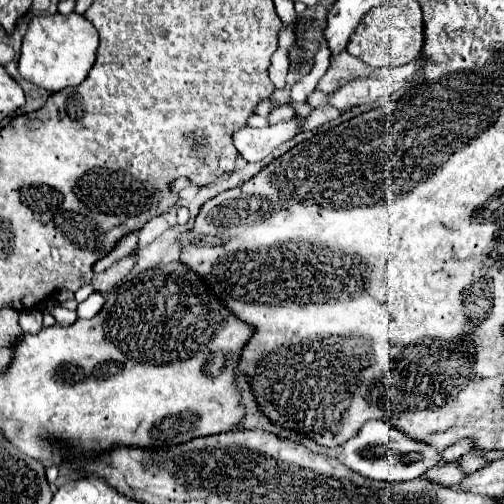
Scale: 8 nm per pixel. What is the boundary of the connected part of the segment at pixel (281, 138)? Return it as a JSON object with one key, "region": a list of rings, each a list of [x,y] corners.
{"region":[[[295,116],[289,122],[279,122],[267,128],[241,128],[233,134],[233,142],[245,162],[259,162],[269,156],[275,148],[295,138],[301,132],[303,118]]]}

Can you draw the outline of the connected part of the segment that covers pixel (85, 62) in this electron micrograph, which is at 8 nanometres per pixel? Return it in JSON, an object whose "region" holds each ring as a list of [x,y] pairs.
{"region":[[[59,12],[49,16],[33,16],[21,46],[19,74],[25,80],[49,92],[59,92],[69,86],[79,86],[87,78],[95,62],[97,44],[99,44],[99,34],[95,26],[77,12],[69,16],[63,16]]]}

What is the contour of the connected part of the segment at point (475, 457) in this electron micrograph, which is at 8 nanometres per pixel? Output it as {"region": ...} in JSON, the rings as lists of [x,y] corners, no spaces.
{"region":[[[470,452],[460,459],[460,466],[463,472],[471,474],[487,465],[484,454],[481,452]]]}

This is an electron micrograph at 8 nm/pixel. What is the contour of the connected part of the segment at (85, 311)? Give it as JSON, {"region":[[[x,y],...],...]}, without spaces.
{"region":[[[91,294],[85,302],[81,302],[77,306],[77,314],[79,318],[93,318],[95,314],[99,314],[99,310],[103,308],[103,296],[101,294]]]}

